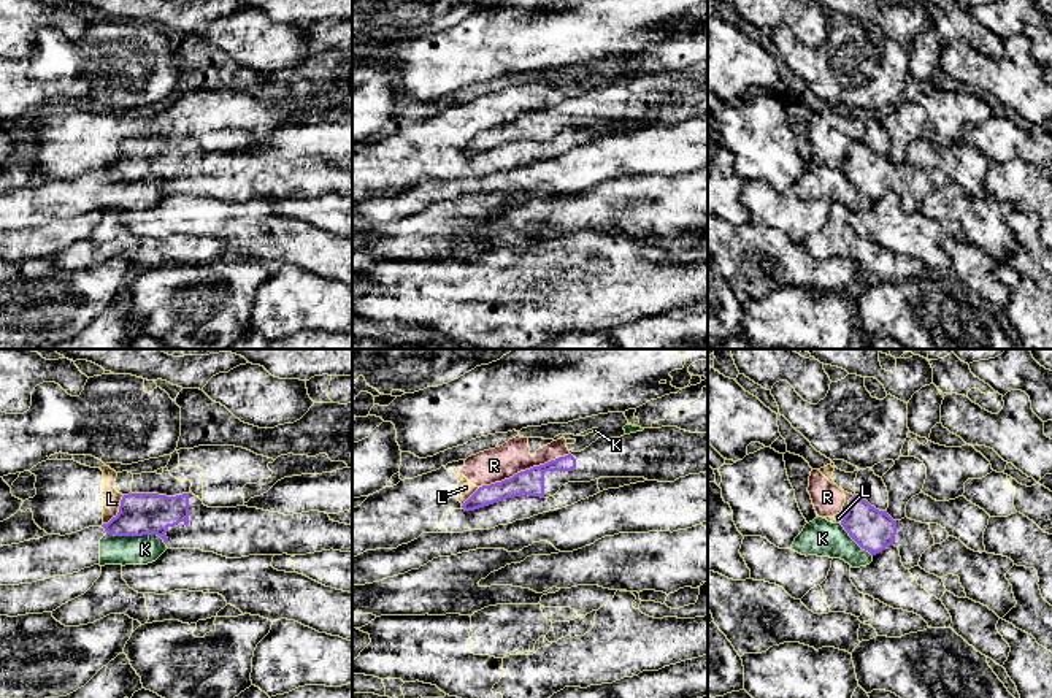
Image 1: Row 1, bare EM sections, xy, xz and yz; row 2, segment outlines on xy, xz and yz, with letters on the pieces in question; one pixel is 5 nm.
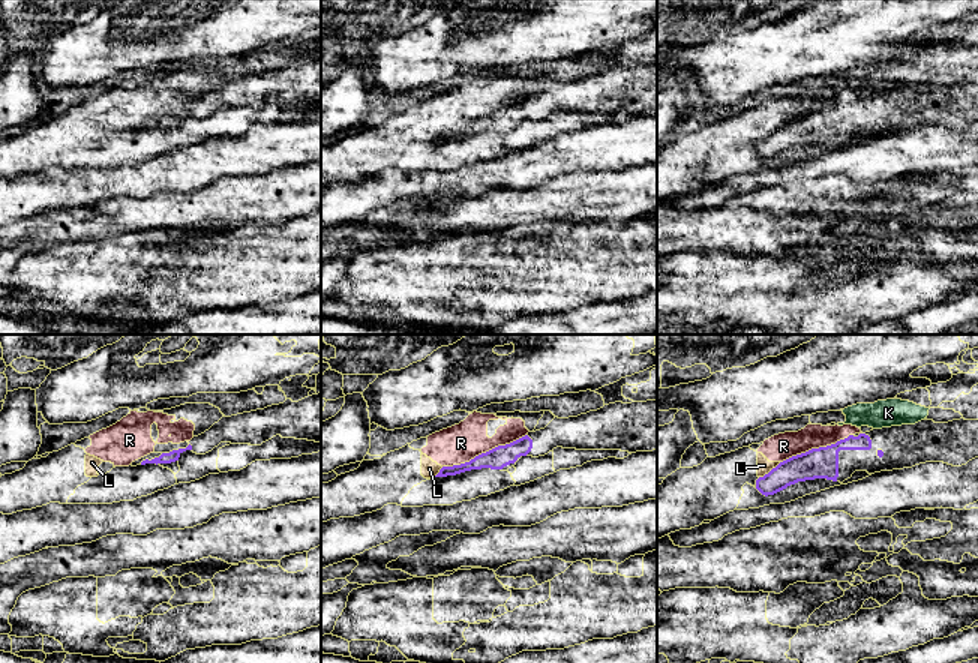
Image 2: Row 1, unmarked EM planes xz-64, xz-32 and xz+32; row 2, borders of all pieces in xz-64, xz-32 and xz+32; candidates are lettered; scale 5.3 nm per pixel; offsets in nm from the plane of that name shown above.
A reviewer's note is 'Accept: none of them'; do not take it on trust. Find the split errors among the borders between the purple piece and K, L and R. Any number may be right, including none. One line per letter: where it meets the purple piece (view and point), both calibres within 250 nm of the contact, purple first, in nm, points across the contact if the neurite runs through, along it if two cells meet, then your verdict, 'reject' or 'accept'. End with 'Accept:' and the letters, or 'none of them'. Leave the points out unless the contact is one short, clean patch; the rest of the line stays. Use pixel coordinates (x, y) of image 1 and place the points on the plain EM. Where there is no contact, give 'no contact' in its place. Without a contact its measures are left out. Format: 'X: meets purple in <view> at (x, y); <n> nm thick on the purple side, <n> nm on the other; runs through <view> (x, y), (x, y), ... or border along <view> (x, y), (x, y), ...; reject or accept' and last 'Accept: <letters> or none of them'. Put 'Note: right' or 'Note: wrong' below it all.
K: meets purple in xy at (137, 180); 220 nm thick on the purple side, 150 nm on the other; reject
L: meets purple in xy at (119, 156); 220 nm thick on the purple side, 100 nm on the other; border along xy (124, 140), (119, 156), (103, 168); reject
R: meets purple in xz at (522, 116); 130 nm thick on the purple side, 170 nm on the other; reject
Accept: none of them
Note: right

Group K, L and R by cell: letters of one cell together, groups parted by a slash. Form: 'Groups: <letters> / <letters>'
Groups: K / L R

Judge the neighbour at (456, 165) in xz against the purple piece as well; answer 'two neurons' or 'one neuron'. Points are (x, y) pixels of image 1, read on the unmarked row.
two neurons

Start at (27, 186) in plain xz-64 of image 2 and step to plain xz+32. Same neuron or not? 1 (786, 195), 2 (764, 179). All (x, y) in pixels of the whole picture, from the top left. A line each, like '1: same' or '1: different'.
1: different
2: same

